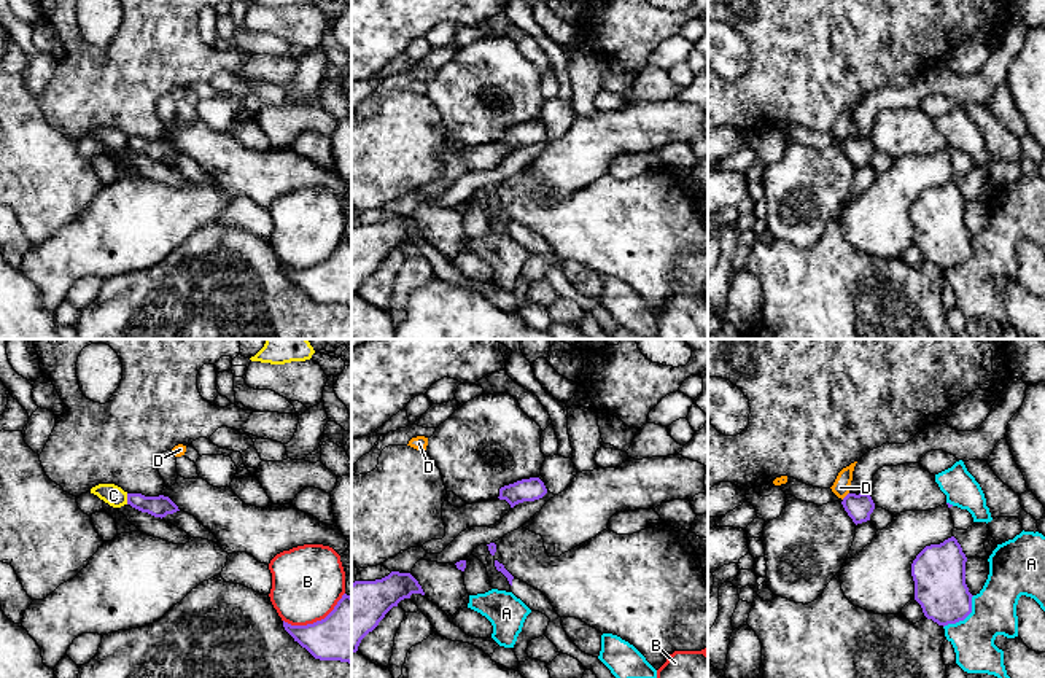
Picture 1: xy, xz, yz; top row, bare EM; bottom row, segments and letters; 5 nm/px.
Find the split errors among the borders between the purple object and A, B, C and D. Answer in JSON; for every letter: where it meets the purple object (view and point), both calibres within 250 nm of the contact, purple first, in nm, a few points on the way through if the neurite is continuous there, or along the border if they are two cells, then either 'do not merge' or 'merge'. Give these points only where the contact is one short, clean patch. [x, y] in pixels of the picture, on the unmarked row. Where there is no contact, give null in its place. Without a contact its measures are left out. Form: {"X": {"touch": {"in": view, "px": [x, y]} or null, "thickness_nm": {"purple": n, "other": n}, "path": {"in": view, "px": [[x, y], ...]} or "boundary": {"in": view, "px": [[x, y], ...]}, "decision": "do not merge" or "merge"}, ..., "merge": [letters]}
{"A": {"touch": {"in": "yz", "px": [964, 261]}, "thickness_nm": {"purple": 260, "other": 220}, "decision": "do not merge"}, "B": {"touch": {"in": "xy", "px": [317, 264]}, "thickness_nm": {"purple": 300, "other": 360}, "decision": "do not merge"}, "C": {"touch": {"in": "xy", "px": [128, 142]}, "thickness_nm": {"purple": 110, "other": 100}, "decision": "do not merge"}, "D": {"touch": {"in": "yz", "px": [846, 139]}, "thickness_nm": {"purple": 130, "other": 90}, "decision": "do not merge"}, "merge": []}

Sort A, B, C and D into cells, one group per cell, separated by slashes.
A / B / C / D

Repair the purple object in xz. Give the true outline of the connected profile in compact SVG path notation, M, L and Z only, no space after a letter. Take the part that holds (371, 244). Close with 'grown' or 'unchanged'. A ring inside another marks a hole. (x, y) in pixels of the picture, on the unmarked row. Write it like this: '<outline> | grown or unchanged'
M391 215L382 223L355 224L352 228L352 296L358 294L361 283L393 250L410 242L412 237L425 239L410 216Z | unchanged

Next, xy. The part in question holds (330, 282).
M344 237L334 253L321 264L307 269L291 269L283 264L285 274L315 302L352 307L352 240Z | unchanged

